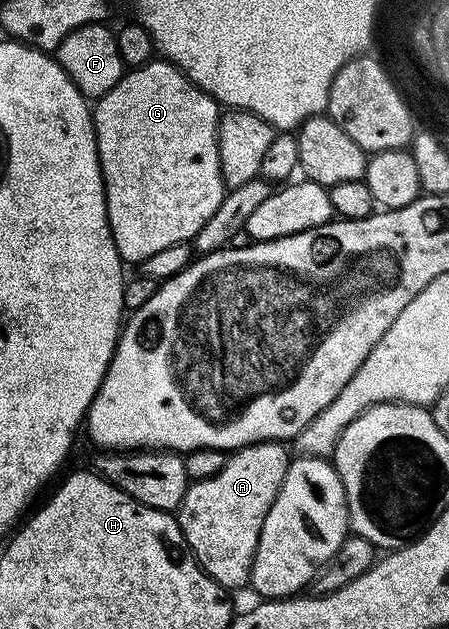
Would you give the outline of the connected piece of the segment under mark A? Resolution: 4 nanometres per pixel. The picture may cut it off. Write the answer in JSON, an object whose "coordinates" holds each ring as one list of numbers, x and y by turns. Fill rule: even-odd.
{"coordinates":[[258,441,236,449,211,478,192,480,181,499,177,510,181,535,185,535,185,543,195,562,223,589,246,590,250,586,253,559,257,555,261,527,265,527,265,515,269,515,269,507,273,507,273,499,277,499,277,491,281,491,281,483,293,460,289,449,287,454,287,449,288,446,281,441]]}

